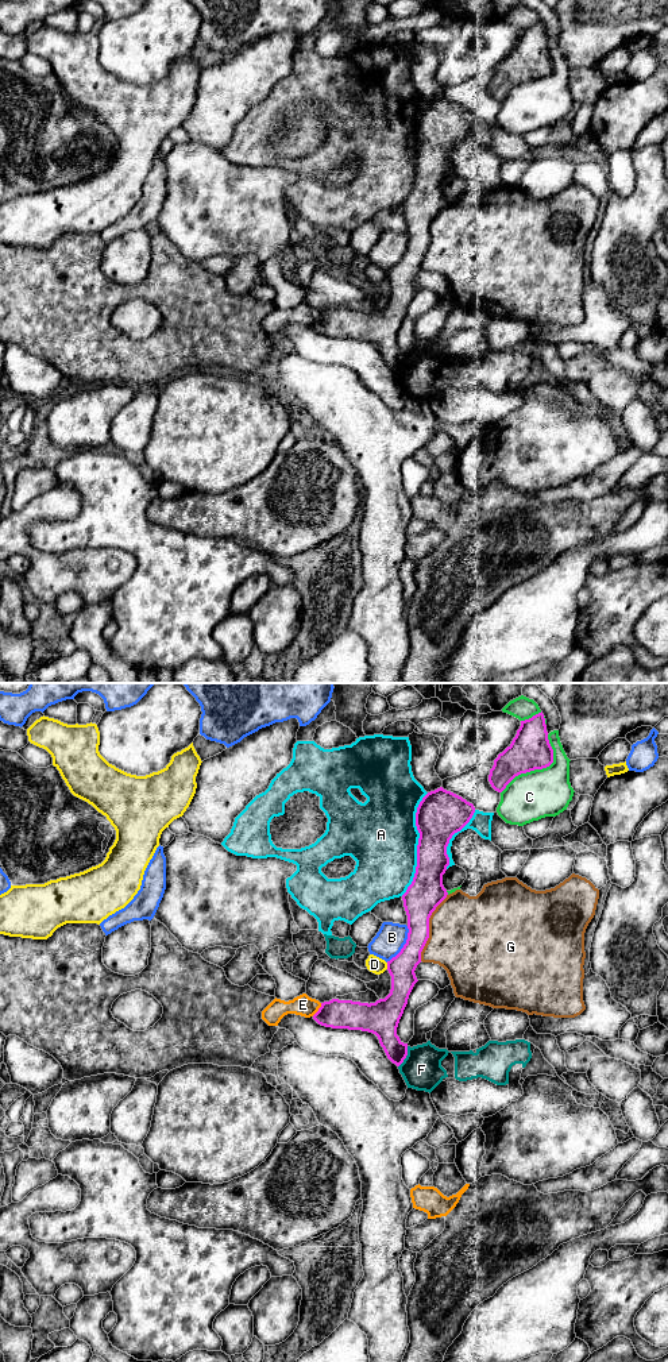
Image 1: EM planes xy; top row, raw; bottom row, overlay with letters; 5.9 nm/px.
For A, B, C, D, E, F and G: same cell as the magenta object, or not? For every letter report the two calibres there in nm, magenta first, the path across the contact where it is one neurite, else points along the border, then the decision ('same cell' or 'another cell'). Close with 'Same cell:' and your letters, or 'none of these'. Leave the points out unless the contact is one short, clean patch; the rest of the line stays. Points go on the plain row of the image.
A: 280 nm thick on the magenta side, 440 nm on the other; another cell
B: 170 nm thick on the magenta side, 170 nm on the other; another cell
C: 240 nm thick on the magenta side, 300 nm on the other; another cell
D: 160 nm thick on the magenta side, 100 nm on the other; another cell
E: 180 nm thick on the magenta side, 120 nm on the other; border along xy (321, 312), (312, 324); another cell
F: 170 nm thick on the magenta side, 240 nm on the other; another cell
G: 200 nm thick on the magenta side, 480 nm on the other; another cell
Same cell: none of these

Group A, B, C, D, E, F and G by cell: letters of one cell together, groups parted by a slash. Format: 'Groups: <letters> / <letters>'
Groups: A / B / C / D / E / F / G

